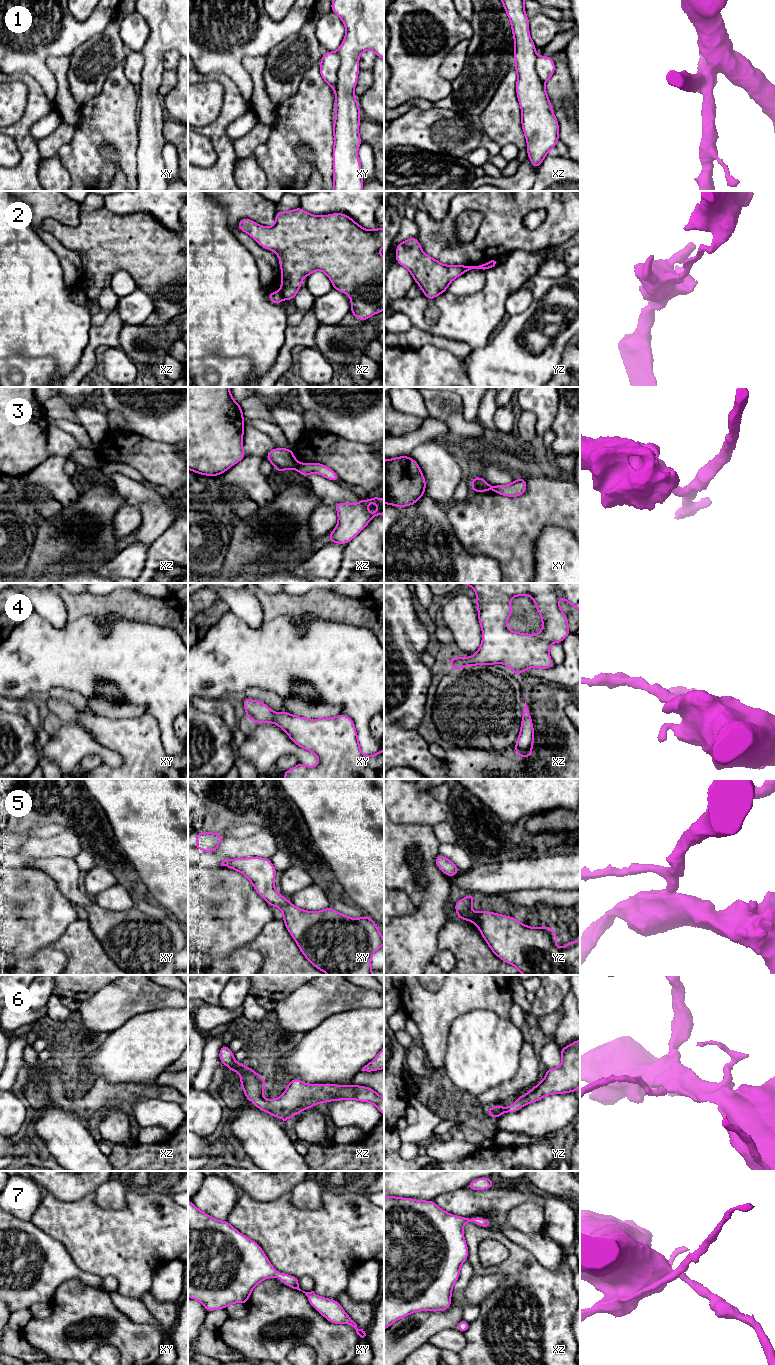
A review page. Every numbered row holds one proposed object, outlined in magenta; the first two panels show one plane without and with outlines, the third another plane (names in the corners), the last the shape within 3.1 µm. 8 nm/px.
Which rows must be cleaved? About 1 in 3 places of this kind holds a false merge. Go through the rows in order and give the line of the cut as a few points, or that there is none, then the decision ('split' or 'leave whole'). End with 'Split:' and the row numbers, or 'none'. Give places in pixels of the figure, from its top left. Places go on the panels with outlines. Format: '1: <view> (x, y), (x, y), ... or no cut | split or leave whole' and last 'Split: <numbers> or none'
1: xy (337, 52), (340, 66), (337, 82), (333, 87) | split
2: xz (279, 291), (283, 297) | split
3: xz (299, 463), (295, 468) | split
4: no cut | leave whole
5: no cut | leave whole
6: no cut | leave whole
7: no cut | leave whole
Split: 1, 2, 3

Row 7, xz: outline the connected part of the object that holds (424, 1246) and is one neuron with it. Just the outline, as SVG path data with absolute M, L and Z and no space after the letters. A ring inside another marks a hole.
M384 1195L384 1330L399 1319L419 1311L445 1311L451 1306L452 1289L460 1276L460 1267L468 1259L468 1246L466 1244L463 1226L465 1223L473 1222L481 1227L490 1229L491 1221L479 1217L461 1217L451 1215L438 1207L434 1200L422 1201L412 1198L402 1198Z

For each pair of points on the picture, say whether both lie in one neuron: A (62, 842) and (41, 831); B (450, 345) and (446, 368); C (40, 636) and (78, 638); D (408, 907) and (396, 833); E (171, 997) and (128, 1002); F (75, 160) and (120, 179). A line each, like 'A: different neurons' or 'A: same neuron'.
A: different neurons
B: different neurons
C: same neuron
D: different neurons
E: same neuron
F: different neurons

